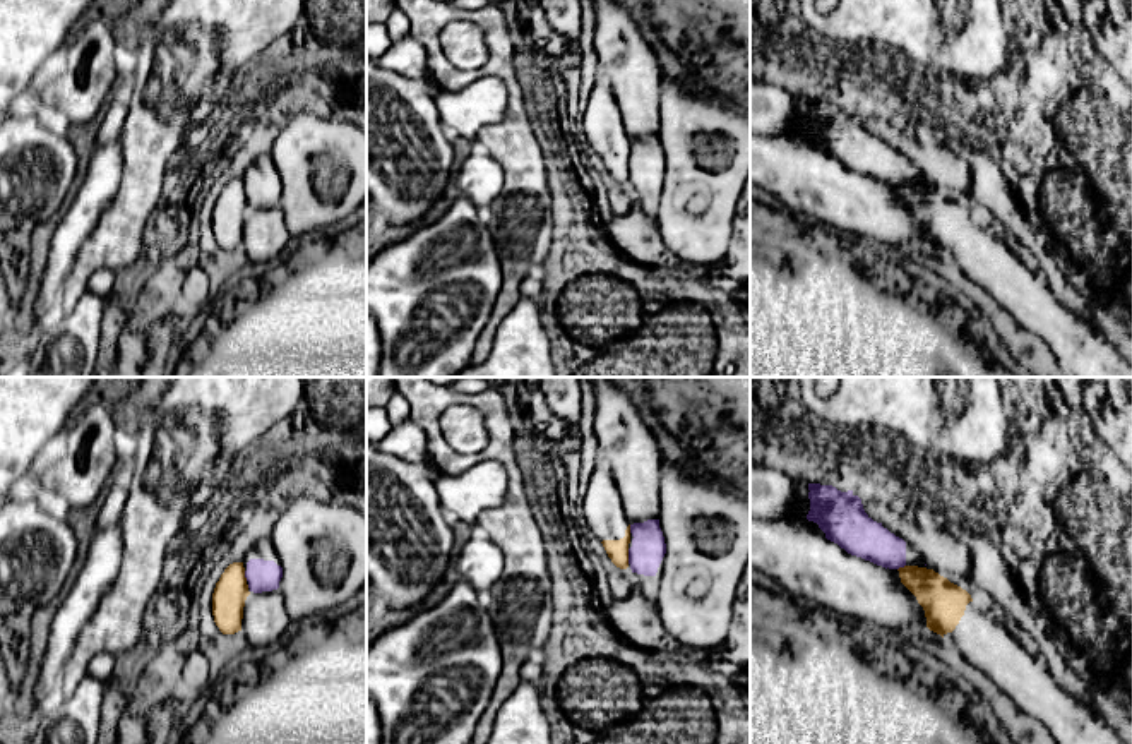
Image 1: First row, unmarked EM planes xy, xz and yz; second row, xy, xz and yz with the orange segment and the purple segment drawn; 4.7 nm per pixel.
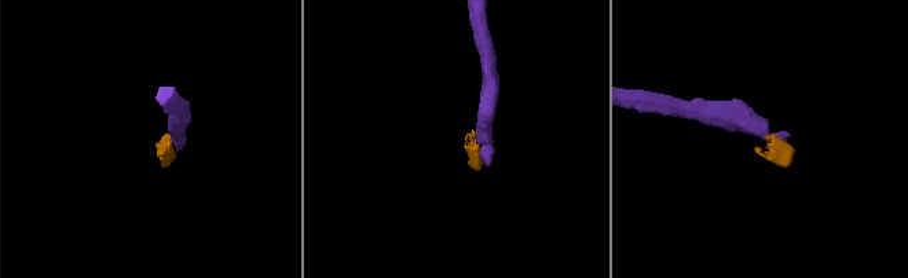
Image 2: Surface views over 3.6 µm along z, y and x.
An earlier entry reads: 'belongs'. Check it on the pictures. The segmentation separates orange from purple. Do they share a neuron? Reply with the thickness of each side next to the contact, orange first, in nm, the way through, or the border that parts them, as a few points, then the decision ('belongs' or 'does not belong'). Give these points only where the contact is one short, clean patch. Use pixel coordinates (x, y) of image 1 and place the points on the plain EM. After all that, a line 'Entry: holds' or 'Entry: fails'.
100 nm thick on the orange side, 160 nm on the other; border along xz (627, 165), (629, 179); does not belong
Entry: fails

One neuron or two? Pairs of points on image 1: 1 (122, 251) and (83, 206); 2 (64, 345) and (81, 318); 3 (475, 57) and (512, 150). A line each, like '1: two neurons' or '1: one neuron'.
1: two neurons
2: one neuron
3: two neurons

